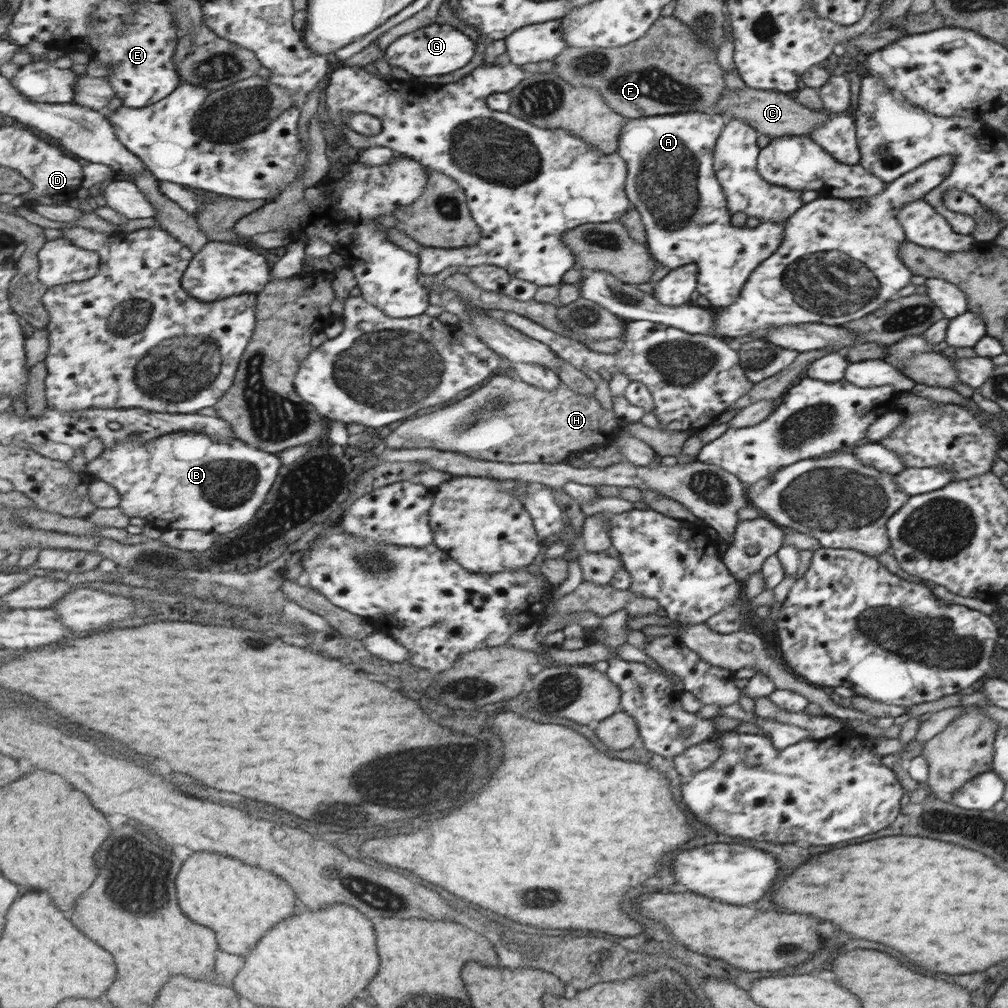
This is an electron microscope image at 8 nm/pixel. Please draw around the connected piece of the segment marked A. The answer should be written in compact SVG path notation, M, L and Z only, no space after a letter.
M684 112L628 119L619 136L617 153L627 161L626 192L637 210L646 244L653 260L670 270L695 263L698 268L696 290L709 301L710 308L727 307L739 298L741 288L753 270L780 247L785 238L783 223L760 223L755 228L734 228L728 200L723 195L712 169L712 150L726 119L715 112Z

